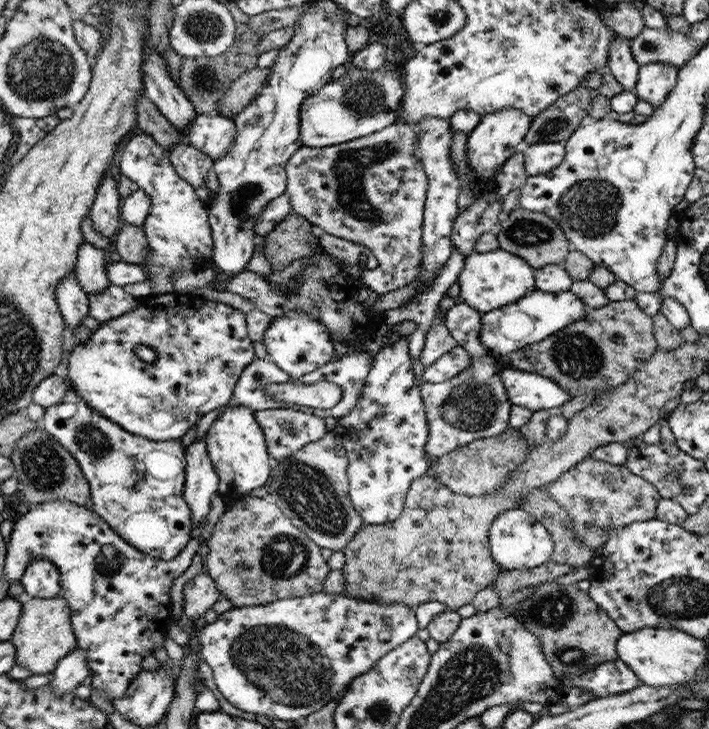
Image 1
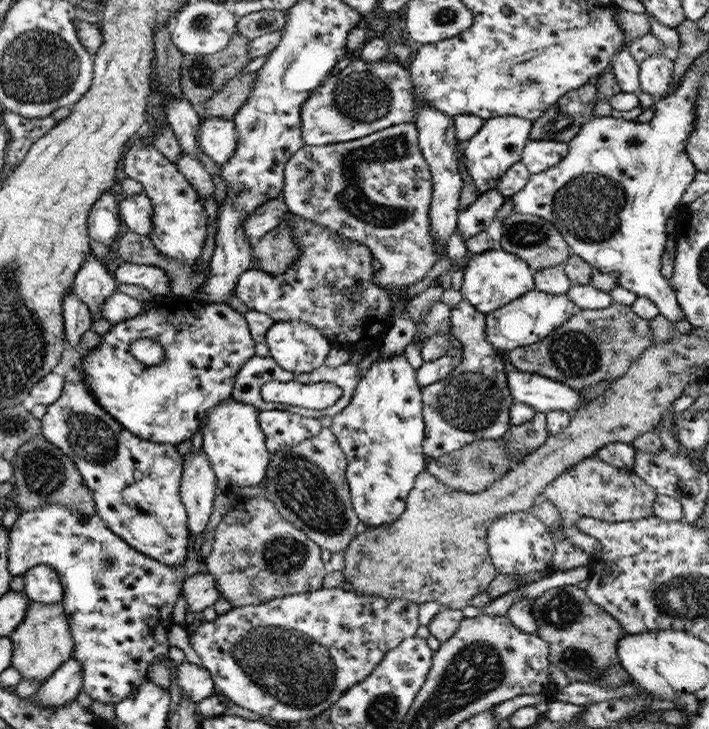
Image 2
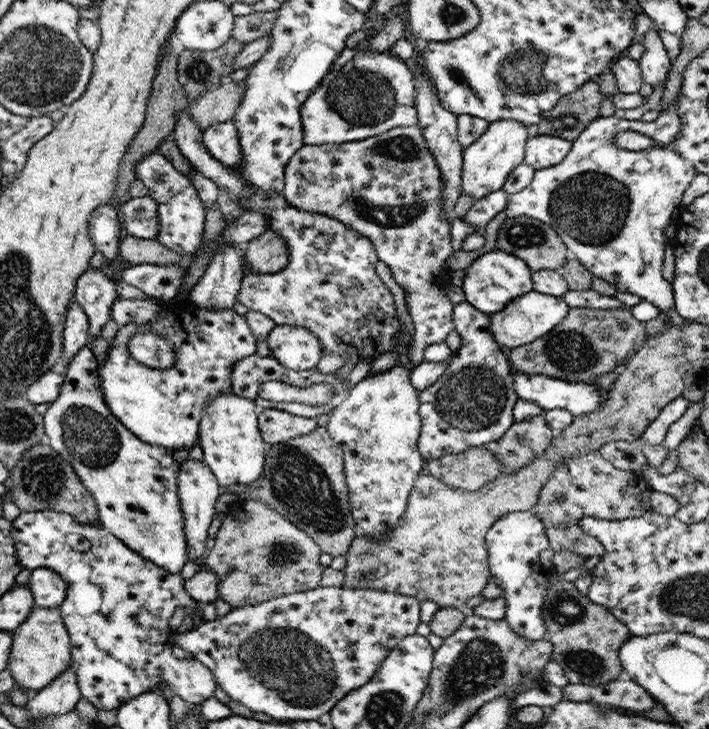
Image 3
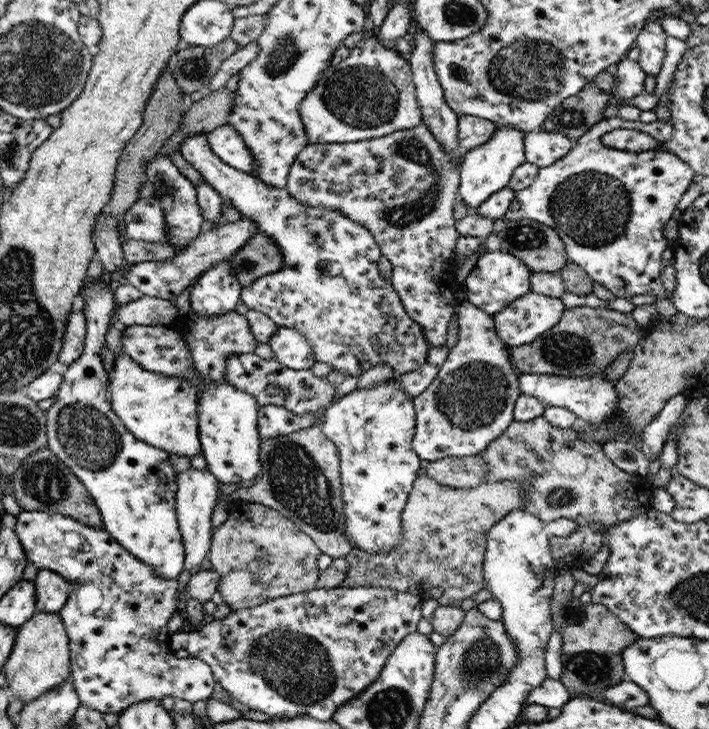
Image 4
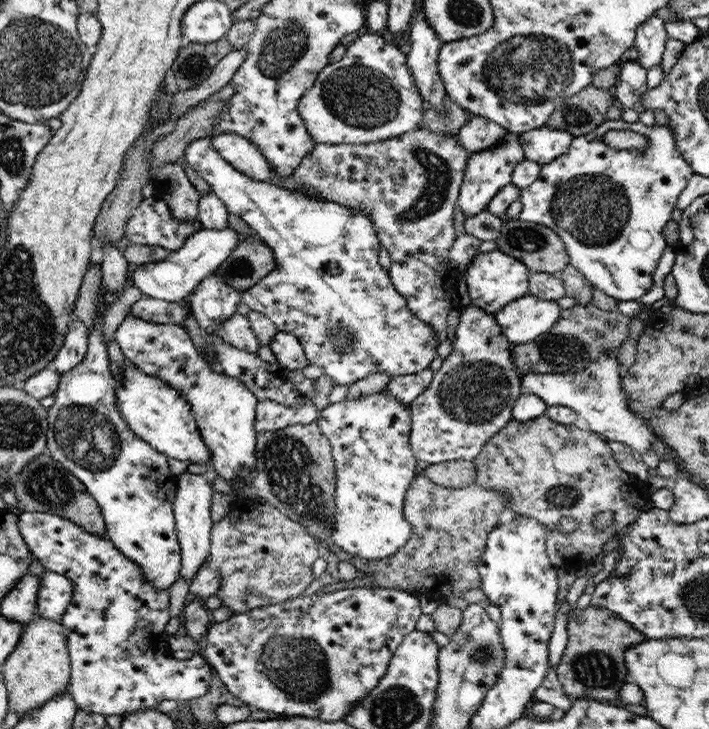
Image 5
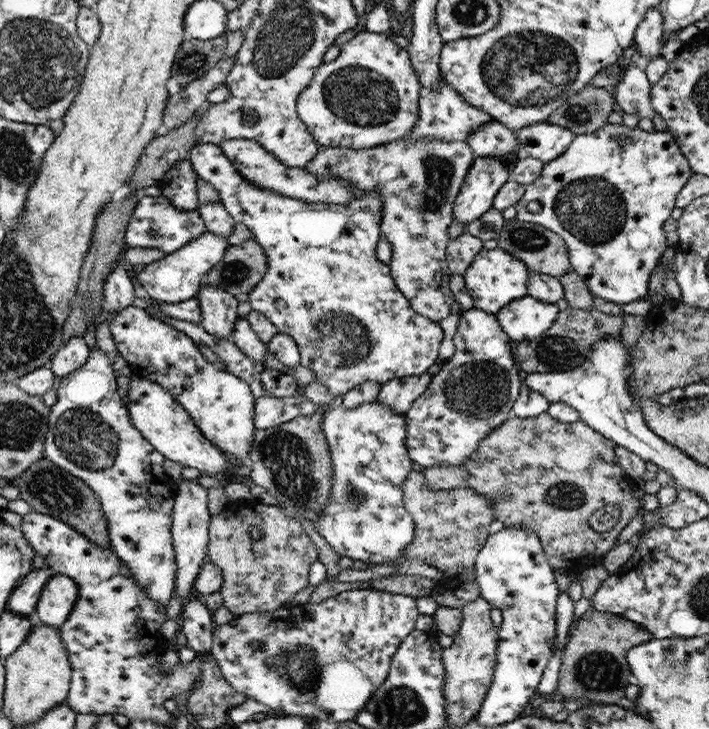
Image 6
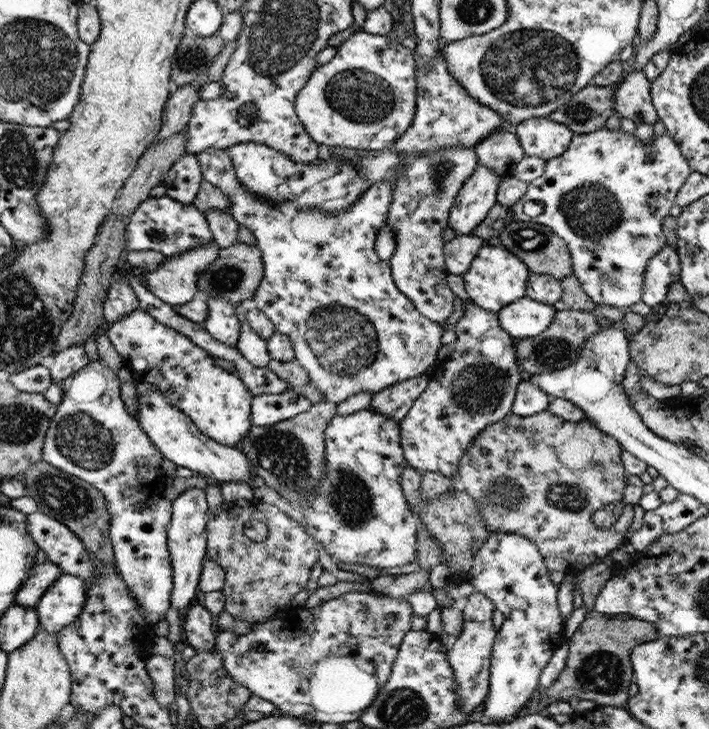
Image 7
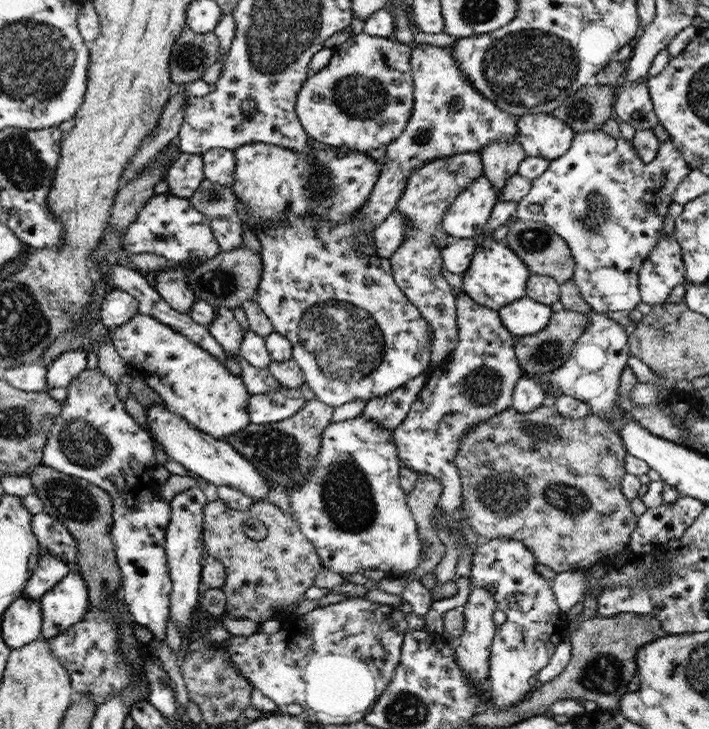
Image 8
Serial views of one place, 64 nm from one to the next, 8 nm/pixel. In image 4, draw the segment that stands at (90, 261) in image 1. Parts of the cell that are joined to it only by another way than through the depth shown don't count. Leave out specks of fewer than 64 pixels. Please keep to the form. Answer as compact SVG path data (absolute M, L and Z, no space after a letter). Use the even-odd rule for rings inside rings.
M96 279L81 286L79 298L83 301L83 313L87 326L85 347L82 354L62 371L64 380L61 382L61 388L55 397L54 404L45 412L48 416L47 447L85 483L101 511L103 527L115 538L115 541L118 541L130 554L151 566L161 577L178 579L182 568L185 567L185 545L179 529L177 506L172 508L172 498L174 498L174 504L177 504L176 472L170 464L168 451L158 450L155 446L150 446L150 443L138 439L121 421L121 417L114 412L112 396L109 394L110 380L100 358L100 350L106 344L104 339L106 330L113 316L114 292L110 283Z

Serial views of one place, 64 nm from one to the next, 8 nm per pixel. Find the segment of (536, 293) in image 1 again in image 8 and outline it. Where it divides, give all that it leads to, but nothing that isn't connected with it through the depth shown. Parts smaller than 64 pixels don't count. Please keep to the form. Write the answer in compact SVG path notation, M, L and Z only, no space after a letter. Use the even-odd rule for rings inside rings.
M526 296L497 311L506 330L515 338L540 332L550 322L553 313L550 306Z

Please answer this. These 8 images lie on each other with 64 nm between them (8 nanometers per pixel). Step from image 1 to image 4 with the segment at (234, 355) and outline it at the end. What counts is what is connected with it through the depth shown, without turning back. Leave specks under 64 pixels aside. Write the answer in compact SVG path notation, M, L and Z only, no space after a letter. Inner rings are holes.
M236 311L221 314L215 317L201 317L193 314L193 320L187 320L180 315L166 326L177 330L189 346L189 355L195 372L205 378L207 382L224 382L227 380L227 360L233 352L238 354L254 353L260 344L253 334L248 319ZM124 350L115 356L110 370L109 394L113 410L130 431L158 450L176 456L192 456L201 452L197 388L186 379L169 377L146 370Z

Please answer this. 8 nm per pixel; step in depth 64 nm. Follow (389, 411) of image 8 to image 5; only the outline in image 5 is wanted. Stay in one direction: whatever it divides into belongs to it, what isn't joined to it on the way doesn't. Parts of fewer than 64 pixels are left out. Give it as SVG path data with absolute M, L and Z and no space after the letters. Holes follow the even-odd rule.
M428 367L416 374L405 374L392 377L387 384L386 391L388 396L396 398L400 404L410 406L420 394L426 390L426 387L433 379L434 371Z

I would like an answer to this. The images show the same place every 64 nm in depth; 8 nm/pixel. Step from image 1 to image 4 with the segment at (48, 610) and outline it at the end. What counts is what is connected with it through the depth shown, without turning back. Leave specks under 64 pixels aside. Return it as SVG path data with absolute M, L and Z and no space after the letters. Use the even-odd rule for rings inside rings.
M37 611L25 625L18 627L17 642L9 661L3 670L8 689L25 704L49 692L56 686L62 686L70 677L70 657L68 654L68 632L58 614L46 614Z

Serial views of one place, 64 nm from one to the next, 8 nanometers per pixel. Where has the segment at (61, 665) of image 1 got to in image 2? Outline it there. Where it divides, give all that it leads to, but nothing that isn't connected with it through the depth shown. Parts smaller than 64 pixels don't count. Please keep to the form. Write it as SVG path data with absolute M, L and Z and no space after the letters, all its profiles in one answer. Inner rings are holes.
M70 658L53 674L53 677L46 680L43 686L35 690L33 699L35 703L47 707L59 707L76 700L82 691L82 666Z

